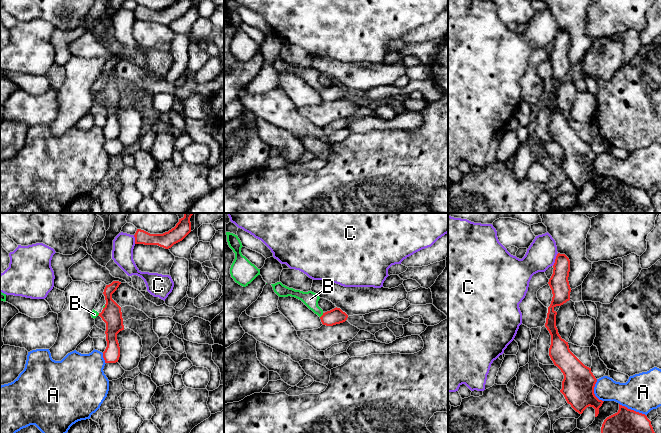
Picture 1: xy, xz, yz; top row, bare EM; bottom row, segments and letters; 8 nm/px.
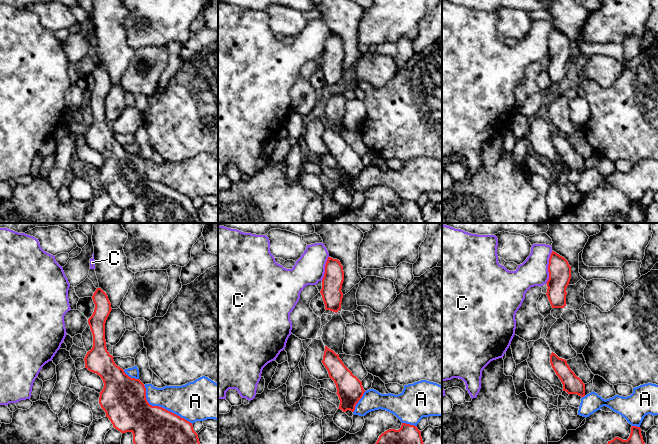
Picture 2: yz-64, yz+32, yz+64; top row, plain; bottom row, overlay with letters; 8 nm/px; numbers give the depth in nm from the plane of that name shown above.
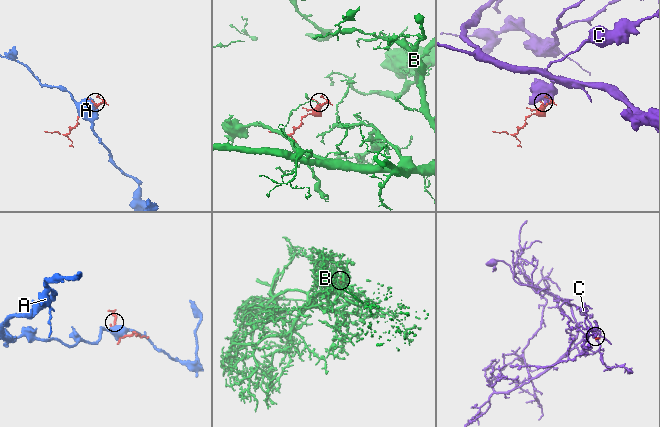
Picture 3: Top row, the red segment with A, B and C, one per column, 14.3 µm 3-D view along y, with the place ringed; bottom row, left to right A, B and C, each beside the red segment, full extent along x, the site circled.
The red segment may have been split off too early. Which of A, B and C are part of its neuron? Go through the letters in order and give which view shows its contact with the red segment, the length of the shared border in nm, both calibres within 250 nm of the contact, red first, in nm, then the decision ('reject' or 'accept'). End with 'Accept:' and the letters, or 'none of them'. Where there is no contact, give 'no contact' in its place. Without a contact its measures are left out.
A: contact in yz; length 240 nm; calibres 420 and 300 nm; reject
B: contact in xz; length 50 nm; calibres 130 and 120 nm; reject
C: contact in yz; length 120 nm; calibres 160 and 240 nm; reject
Accept: none of them

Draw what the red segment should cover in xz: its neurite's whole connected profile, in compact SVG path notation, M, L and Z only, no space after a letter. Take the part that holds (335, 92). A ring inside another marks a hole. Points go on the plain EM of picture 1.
M337 83L323 89L323 91L320 93L322 100L326 102L333 102L343 99L347 96L347 94L348 91Z

